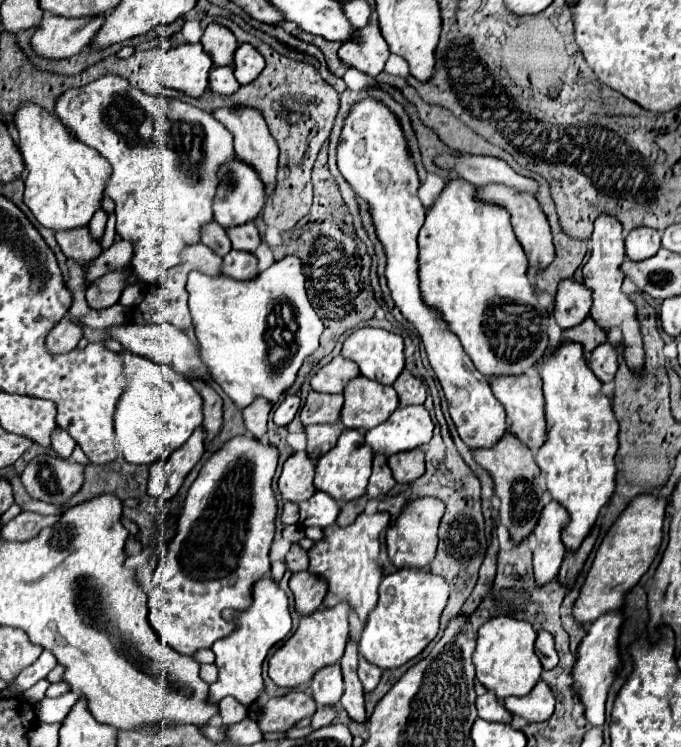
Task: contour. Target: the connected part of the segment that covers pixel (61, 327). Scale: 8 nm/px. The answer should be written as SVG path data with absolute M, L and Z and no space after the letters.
M62 318L46 336L46 346L52 354L68 354L78 346L80 338L82 338L82 328L76 322Z

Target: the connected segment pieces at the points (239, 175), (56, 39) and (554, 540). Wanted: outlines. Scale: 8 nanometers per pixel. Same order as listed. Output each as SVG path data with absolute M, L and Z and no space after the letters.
M234 156L232 160L228 160L226 164L220 166L220 170L218 170L218 188L216 188L216 196L214 196L214 202L212 202L214 220L220 226L228 228L228 226L238 226L238 224L250 222L258 216L258 212L264 208L264 204L266 204L264 182L248 162Z
M106 14L92 18L64 18L48 16L40 22L38 32L32 36L32 46L46 58L68 58L78 54L100 30Z
M550 502L544 506L538 526L534 530L536 536L536 550L534 550L534 574L536 582L546 584L550 582L562 564L566 554L566 546L562 544L562 530L570 522L568 512L558 502Z

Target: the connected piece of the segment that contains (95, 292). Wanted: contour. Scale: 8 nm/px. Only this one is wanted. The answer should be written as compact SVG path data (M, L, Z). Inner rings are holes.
M126 268L108 272L100 280L94 280L86 290L86 302L90 308L108 308L120 300L120 294L128 286Z

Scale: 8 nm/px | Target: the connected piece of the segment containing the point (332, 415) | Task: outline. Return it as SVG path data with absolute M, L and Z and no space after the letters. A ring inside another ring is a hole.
M310 390L300 414L302 424L336 424L340 420L342 404L342 394L320 394Z

